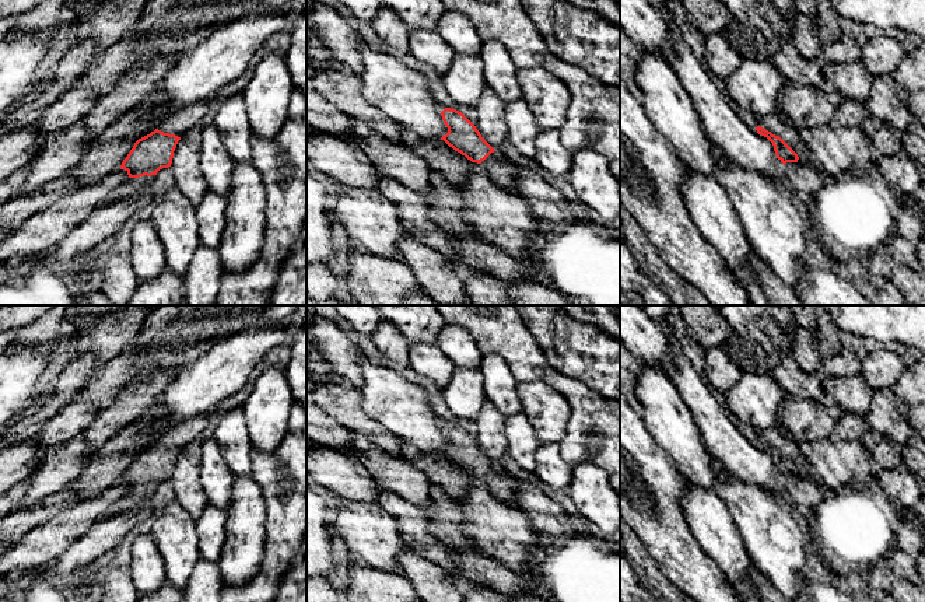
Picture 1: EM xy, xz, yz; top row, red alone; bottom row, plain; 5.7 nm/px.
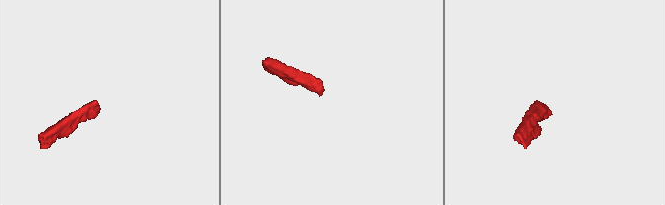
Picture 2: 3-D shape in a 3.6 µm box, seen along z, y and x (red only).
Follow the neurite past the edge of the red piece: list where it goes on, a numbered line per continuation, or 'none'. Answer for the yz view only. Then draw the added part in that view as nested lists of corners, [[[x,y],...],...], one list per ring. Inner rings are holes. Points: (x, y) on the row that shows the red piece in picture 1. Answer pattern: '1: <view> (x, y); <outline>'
1: yz (774, 122); [[[779,111],[758,118],[758,126],[781,137],[798,154],[798,162],[809,161],[809,148],[802,143],[800,132]]]

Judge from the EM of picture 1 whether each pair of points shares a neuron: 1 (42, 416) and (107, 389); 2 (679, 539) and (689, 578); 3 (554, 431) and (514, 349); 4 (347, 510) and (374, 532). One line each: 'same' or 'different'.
1: different
2: same
3: different
4: same

